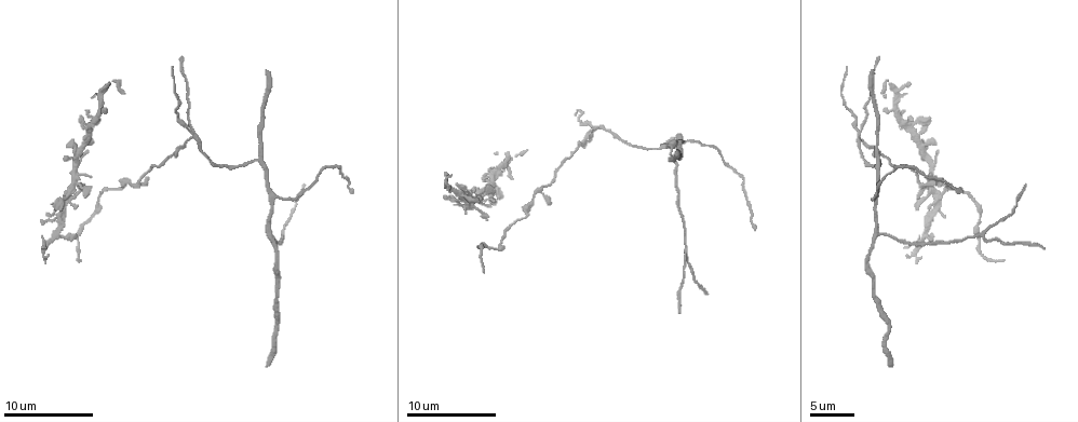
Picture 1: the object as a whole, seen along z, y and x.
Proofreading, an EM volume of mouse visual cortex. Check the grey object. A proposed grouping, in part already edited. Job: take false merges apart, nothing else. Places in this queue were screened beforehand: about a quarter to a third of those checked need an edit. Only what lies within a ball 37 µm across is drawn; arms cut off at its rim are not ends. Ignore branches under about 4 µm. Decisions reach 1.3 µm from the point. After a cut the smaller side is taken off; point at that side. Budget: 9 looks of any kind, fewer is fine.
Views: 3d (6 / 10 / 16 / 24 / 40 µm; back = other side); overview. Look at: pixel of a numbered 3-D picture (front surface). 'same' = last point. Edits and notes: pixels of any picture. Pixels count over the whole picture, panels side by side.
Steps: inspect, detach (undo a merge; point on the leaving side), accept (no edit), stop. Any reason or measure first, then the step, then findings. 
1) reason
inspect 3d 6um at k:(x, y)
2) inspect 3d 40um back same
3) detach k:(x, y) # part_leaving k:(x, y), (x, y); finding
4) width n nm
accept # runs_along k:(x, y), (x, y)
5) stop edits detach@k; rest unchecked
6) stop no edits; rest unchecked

a fork
inspect 3d 16um at 1:(270, 233)

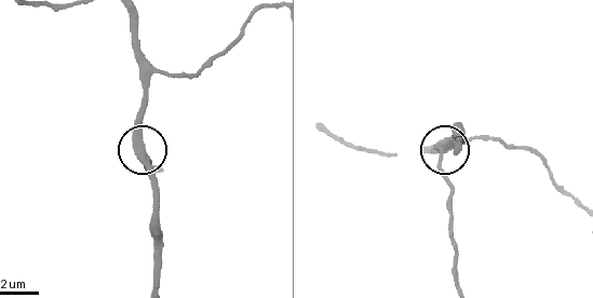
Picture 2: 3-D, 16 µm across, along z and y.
width 310 nm
accept # runs_along 2:(131, 19), (131, 43), (146, 97), (140, 150), (159, 187); all the same cell

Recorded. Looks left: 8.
three-way junction
inspect 3d 10um at 1:(590, 130)

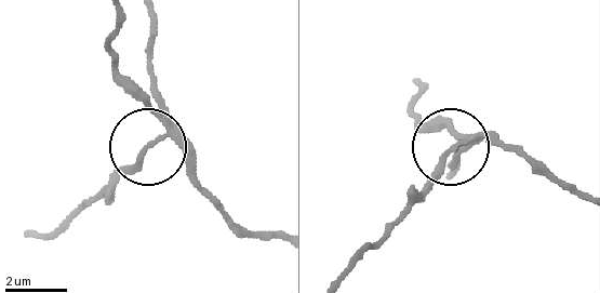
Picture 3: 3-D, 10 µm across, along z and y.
arms 3
detach 3:(141, 165) # part_leaving 3:(167, 137), (69, 222), (36, 238); a second cell is stuck on

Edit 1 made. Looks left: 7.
inspect overview

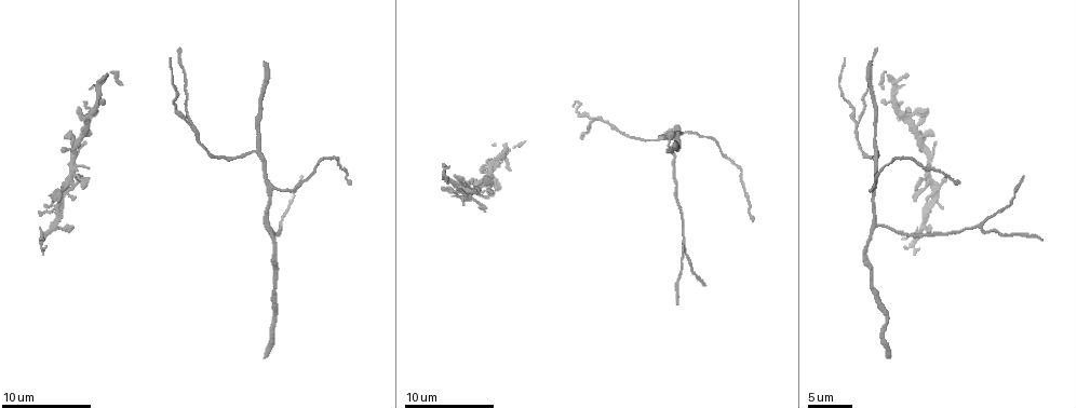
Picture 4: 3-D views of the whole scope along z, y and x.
three-way junction
inspect 3d 10um at 4:(877, 152)

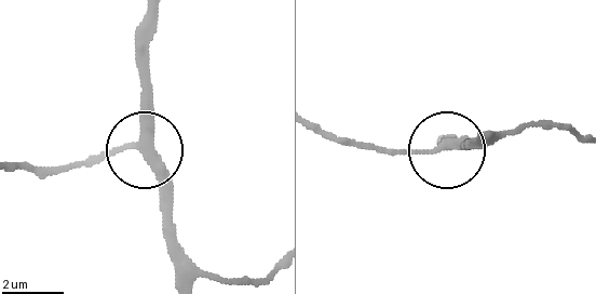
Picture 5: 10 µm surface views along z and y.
inspect 3d 10um back at 5:(148, 145)

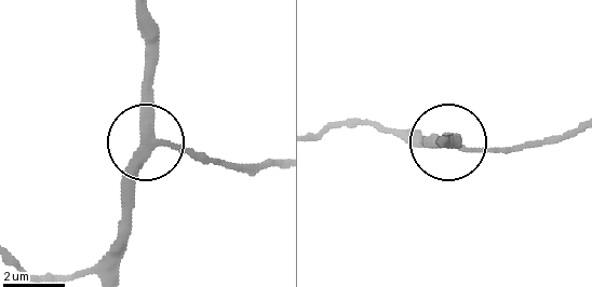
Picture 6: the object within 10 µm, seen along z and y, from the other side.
width 330 nm
accept # runs_along 6:(279, 158), (232, 165), (150, 140), (147, 29); one cell here

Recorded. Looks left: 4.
small branch off a trunk
inspect 3d 6um at 4:(271, 190)

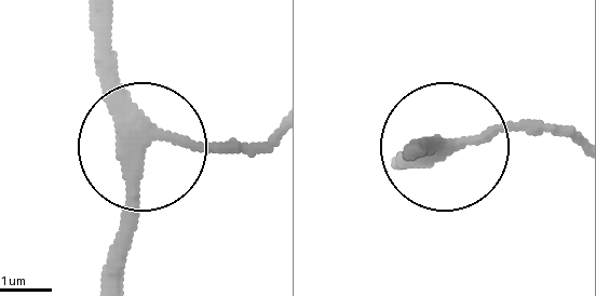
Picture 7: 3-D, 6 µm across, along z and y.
from behind
inspect 3d 6um back at 7:(149, 137)

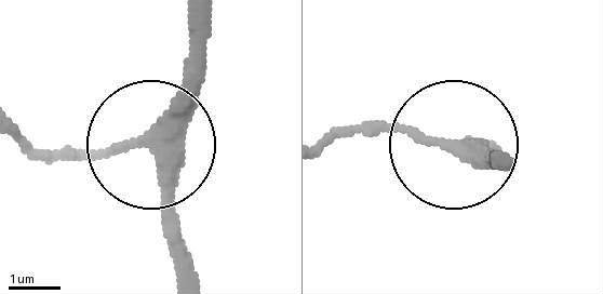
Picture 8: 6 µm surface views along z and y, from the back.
arms 3
accept # runs_along 8:(206, 18), (198, 96), (168, 135), (142, 148), (30, 148); one cell here

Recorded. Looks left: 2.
stop edits detach@3; rest unchecked

